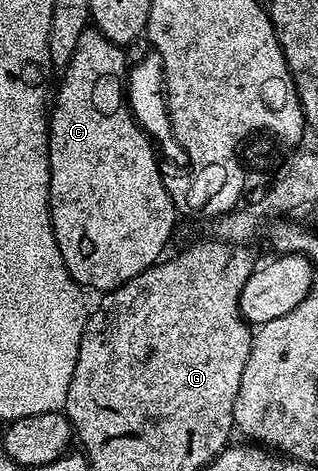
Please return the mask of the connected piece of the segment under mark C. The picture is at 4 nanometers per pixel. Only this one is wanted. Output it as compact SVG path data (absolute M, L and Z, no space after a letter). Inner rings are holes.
M96 28L85 30L83 36L79 36L79 44L75 44L75 56L71 56L71 64L67 64L67 68L60 75L61 87L58 90L56 87L55 97L52 99L51 109L47 114L49 127L49 219L53 225L55 244L63 256L63 264L74 282L82 288L90 286L93 290L101 290L100 292L114 290L116 286L121 286L127 280L139 276L139 272L143 272L148 266L157 265L159 259L166 253L166 251L164 252L165 245L168 244L169 237L173 234L173 225L179 221L177 207L173 205L171 196L165 187L163 173L161 174L160 168L157 167L157 162L159 163L158 151L150 137L137 125L137 121L129 109L129 104L126 102L126 75L127 63L124 49L116 46L111 40L107 40L107 36L100 34Z

